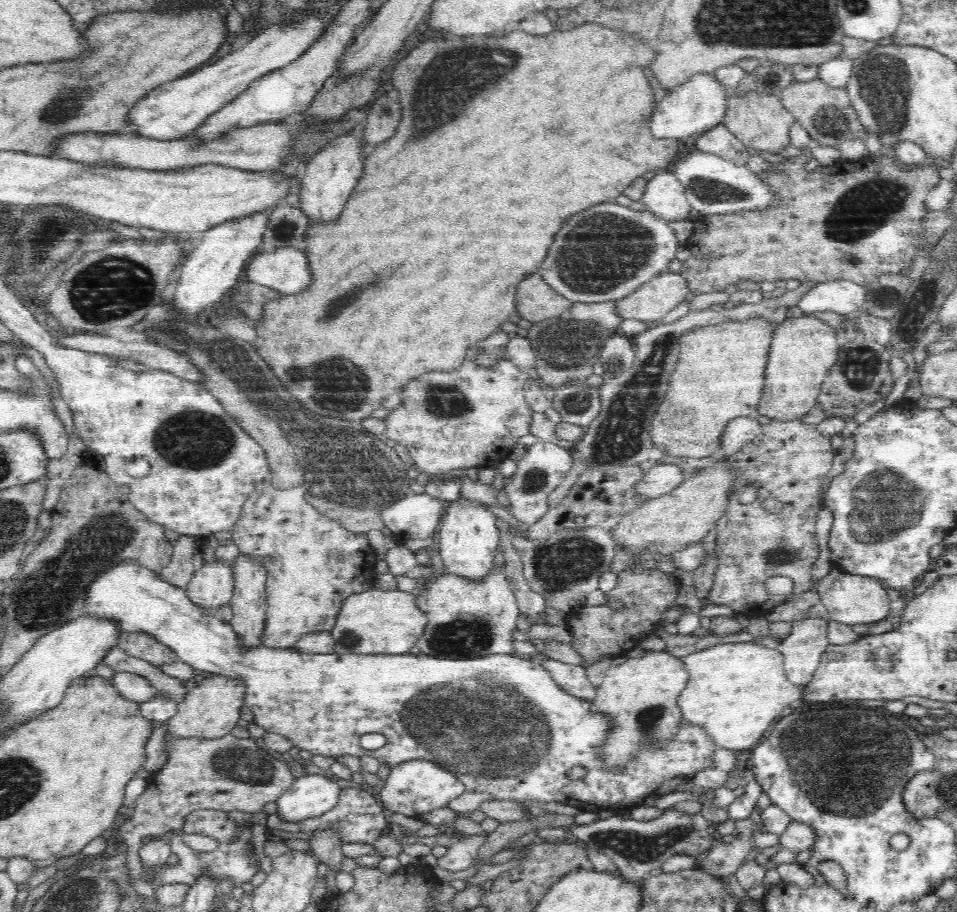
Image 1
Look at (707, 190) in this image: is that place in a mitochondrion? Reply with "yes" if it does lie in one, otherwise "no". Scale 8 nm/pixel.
yes

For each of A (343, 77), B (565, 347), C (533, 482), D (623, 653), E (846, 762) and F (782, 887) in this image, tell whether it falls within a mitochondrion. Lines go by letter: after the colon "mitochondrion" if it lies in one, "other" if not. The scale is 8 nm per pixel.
A: other
B: mitochondrion
C: mitochondrion
D: other
E: mitochondrion
F: other

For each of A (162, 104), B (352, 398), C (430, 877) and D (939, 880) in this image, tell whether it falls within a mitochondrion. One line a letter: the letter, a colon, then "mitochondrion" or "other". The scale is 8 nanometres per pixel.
A: other
B: mitochondrion
C: other
D: other

